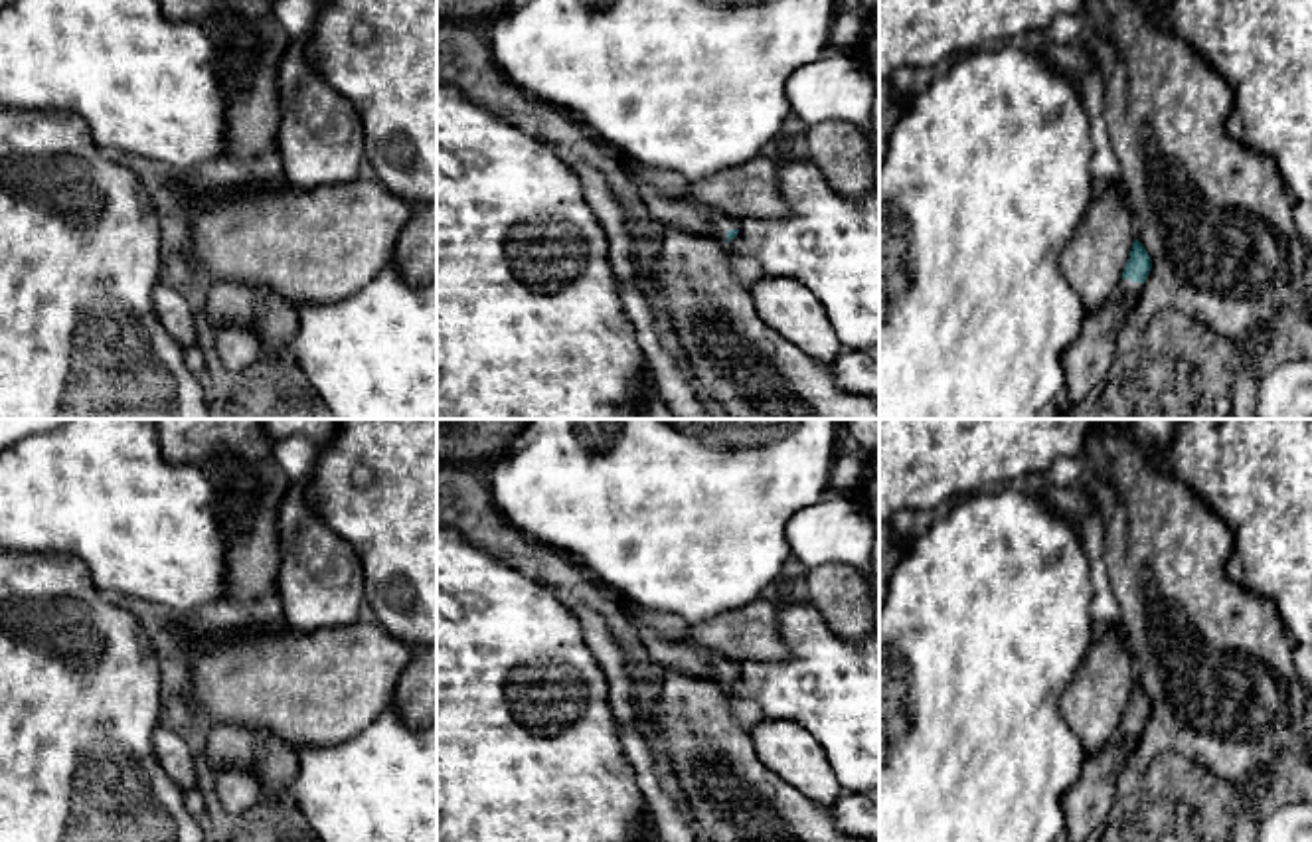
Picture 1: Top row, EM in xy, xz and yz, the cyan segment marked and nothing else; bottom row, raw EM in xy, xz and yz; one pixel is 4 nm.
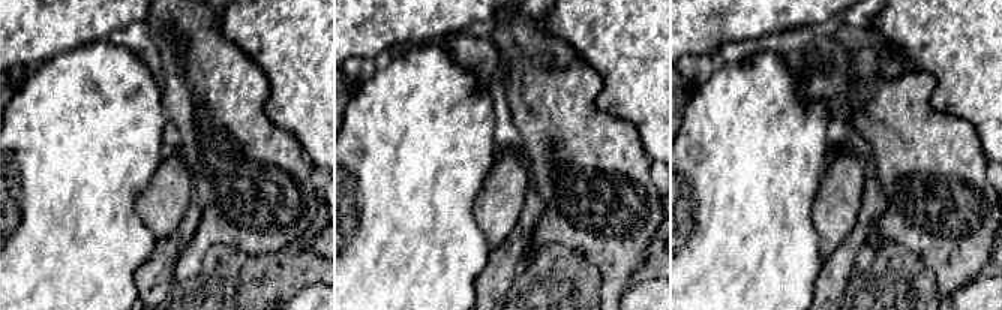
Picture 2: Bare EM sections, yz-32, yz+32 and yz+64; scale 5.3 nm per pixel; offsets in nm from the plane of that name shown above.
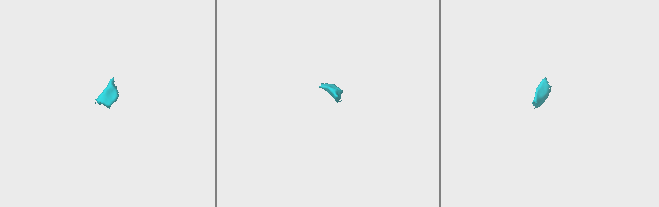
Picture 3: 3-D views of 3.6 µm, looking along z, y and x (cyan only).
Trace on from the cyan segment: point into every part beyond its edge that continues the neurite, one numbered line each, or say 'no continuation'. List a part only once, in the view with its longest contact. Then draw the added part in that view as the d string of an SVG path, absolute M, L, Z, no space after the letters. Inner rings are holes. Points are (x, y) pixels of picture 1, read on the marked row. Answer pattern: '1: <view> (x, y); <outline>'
1: xz (664, 192); M607 150L618 156L638 188L644 206L652 219L668 227L684 229L701 237L709 237L727 247L727 231L739 229L737 217L725 215L713 208L697 208L688 200L688 178L674 170L642 166L624 158L616 150Z

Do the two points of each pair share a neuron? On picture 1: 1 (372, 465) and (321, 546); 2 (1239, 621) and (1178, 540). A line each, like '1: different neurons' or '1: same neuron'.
1: different neurons
2: same neuron

